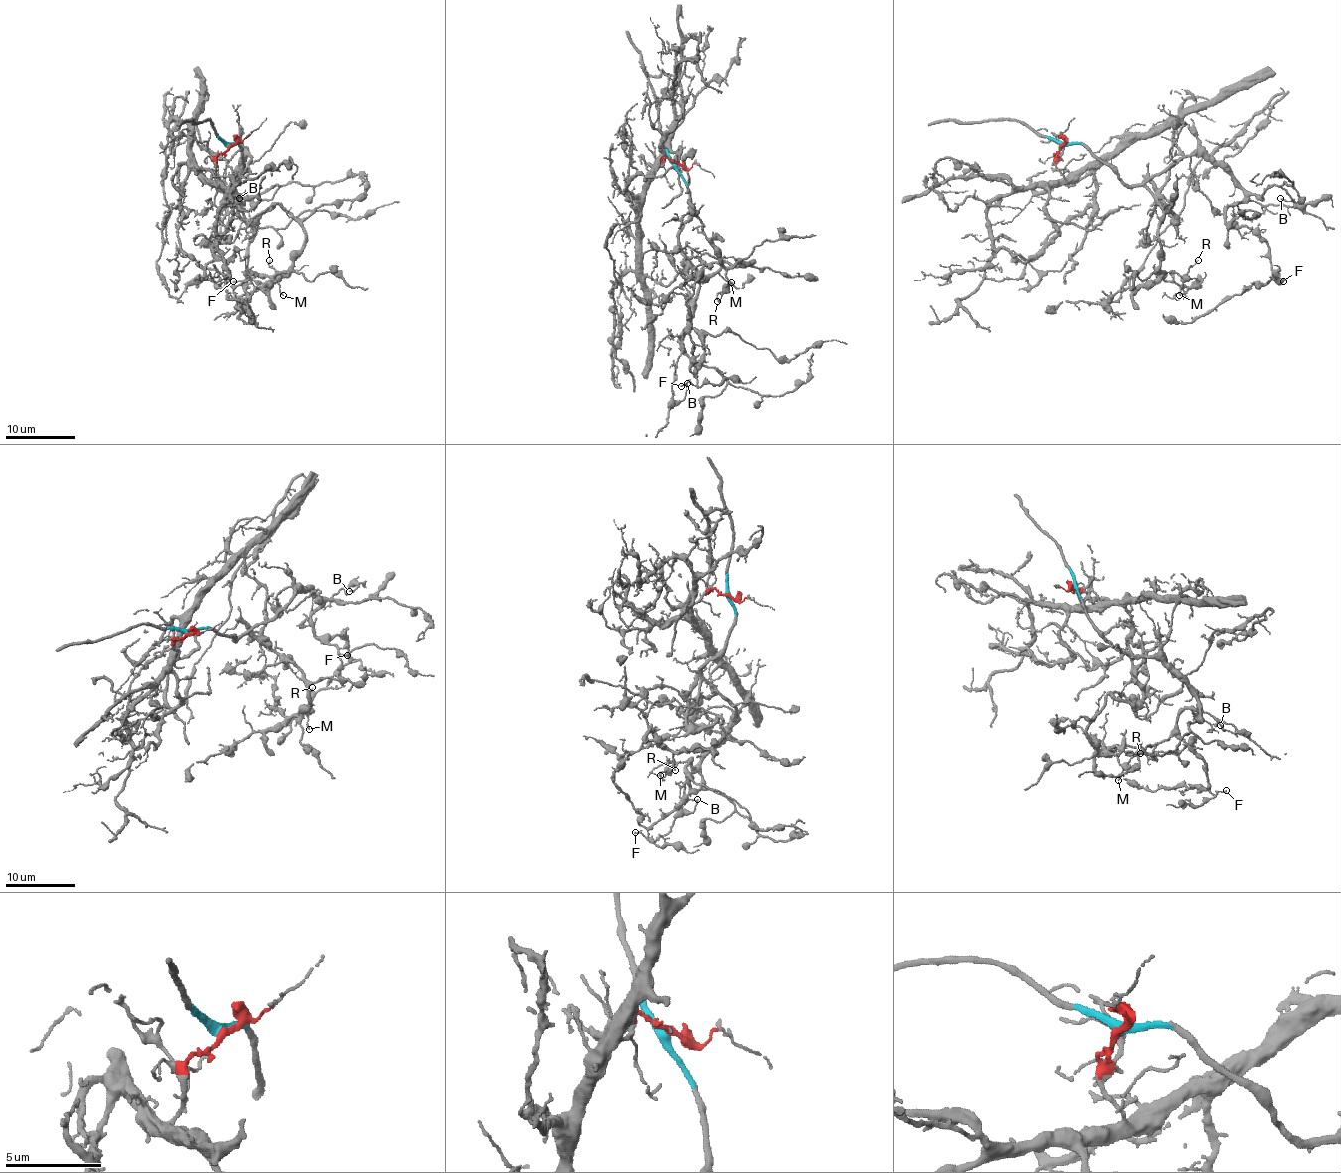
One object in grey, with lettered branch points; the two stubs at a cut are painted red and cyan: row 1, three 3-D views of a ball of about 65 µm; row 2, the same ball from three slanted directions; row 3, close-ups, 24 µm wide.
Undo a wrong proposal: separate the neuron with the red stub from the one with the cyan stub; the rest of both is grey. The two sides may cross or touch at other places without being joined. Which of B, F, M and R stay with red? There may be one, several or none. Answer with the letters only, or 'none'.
none

